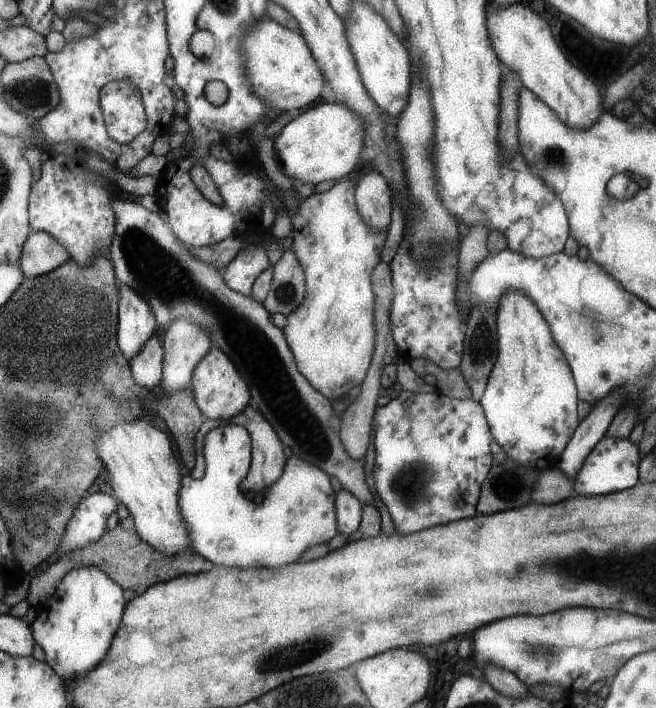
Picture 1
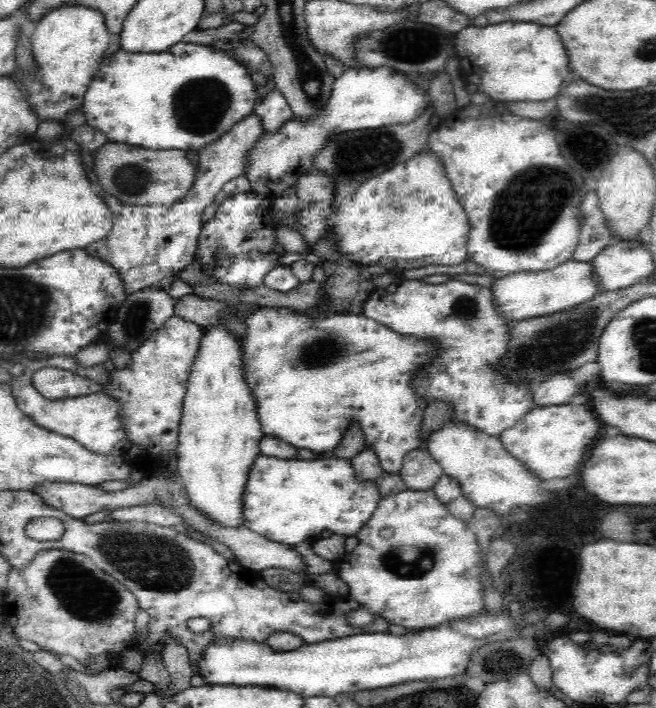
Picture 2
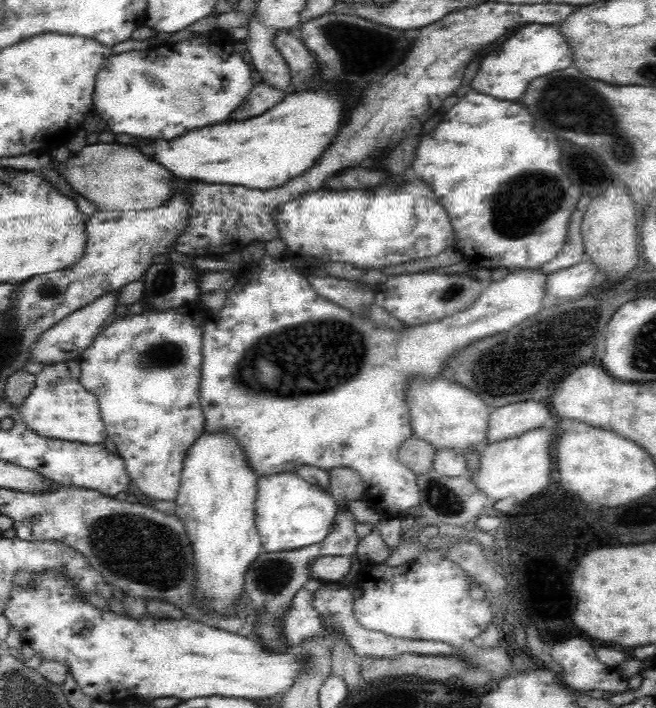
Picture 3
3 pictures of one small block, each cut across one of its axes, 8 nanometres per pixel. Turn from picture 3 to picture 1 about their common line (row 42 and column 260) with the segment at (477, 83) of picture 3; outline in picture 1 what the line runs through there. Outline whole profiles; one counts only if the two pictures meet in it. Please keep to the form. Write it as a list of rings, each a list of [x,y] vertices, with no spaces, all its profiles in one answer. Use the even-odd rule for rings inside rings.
[[[225,422],[215,427],[205,437],[203,454],[204,476],[200,479],[194,479],[190,474],[184,476],[182,489],[179,491],[179,507],[183,522],[187,524],[190,551],[204,554],[204,558],[208,558],[210,562],[224,566],[274,568],[296,562],[304,554],[304,550],[316,544],[326,544],[338,534],[338,512],[335,508],[337,495],[332,489],[330,475],[318,466],[313,466],[298,456],[288,458],[283,476],[271,486],[260,504],[254,504],[253,500],[245,498],[242,487],[251,466],[251,439],[242,426]]]

